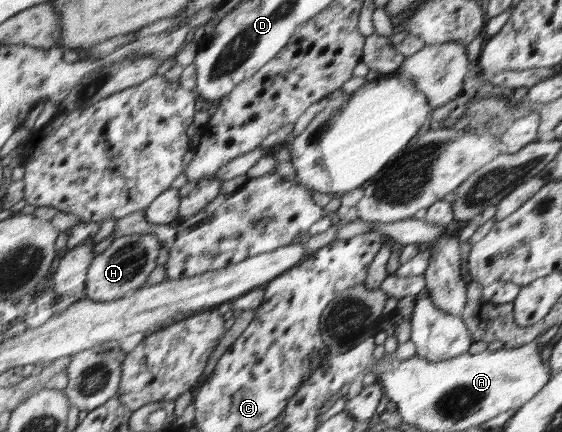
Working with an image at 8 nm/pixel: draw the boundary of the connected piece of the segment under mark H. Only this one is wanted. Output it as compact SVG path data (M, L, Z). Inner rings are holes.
M130 234L116 239L105 252L98 254L88 272L88 288L85 298L97 302L111 302L122 299L128 291L136 291L144 285L150 271L156 267L158 241L154 234Z

